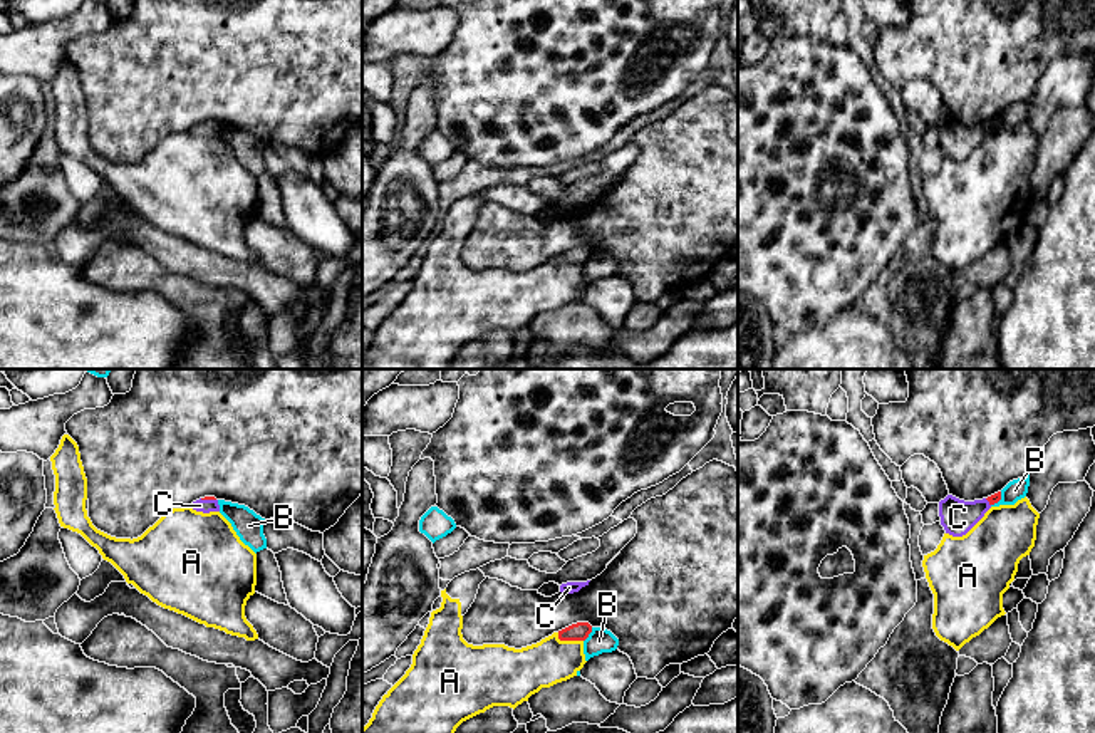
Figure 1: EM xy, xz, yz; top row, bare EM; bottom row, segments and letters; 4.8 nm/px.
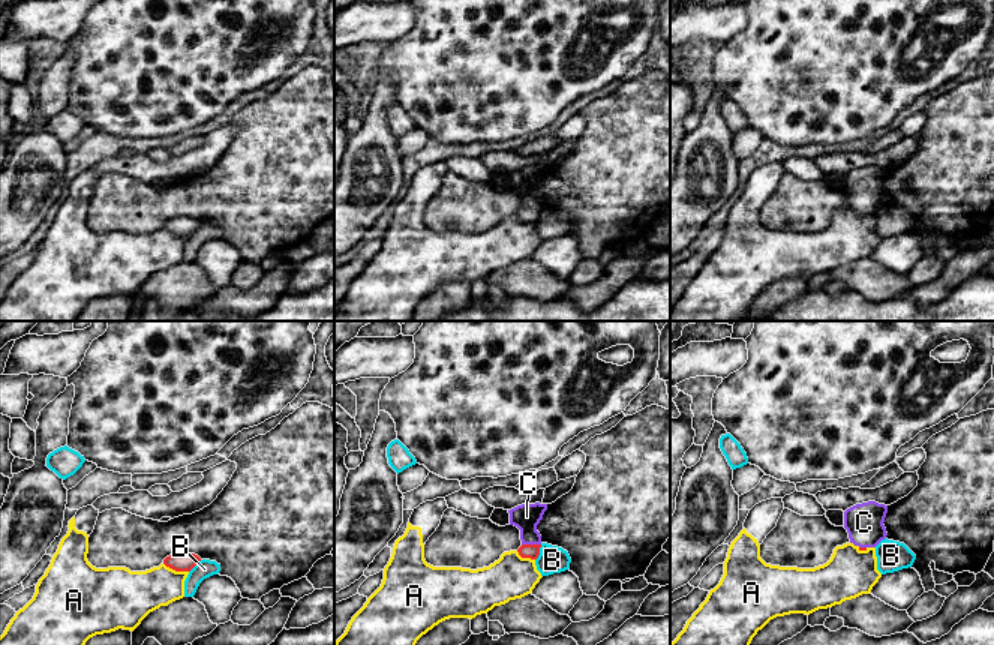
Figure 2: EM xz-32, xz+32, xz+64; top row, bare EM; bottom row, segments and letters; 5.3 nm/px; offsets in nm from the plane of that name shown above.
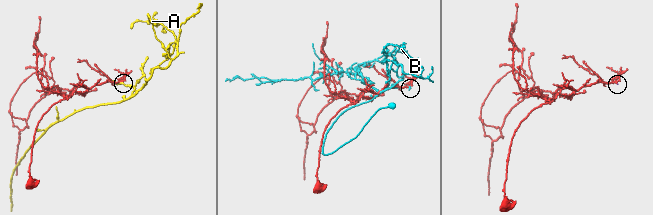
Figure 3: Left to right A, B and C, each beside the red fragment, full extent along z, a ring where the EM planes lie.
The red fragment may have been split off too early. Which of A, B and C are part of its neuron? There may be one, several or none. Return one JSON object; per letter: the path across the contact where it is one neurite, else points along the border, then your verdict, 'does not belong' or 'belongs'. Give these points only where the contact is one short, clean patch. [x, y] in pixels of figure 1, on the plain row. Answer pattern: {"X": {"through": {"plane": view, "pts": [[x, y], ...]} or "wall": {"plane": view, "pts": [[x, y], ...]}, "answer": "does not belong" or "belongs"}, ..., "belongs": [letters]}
{"A": {"answer": "does not belong"}, "B": {"answer": "does not belong"}, "C": {"through": {"plane": "xy", "pts": [[205, 121], [208, 123], [200, 129]]}, "answer": "belongs"}, "belongs": ["C"]}

